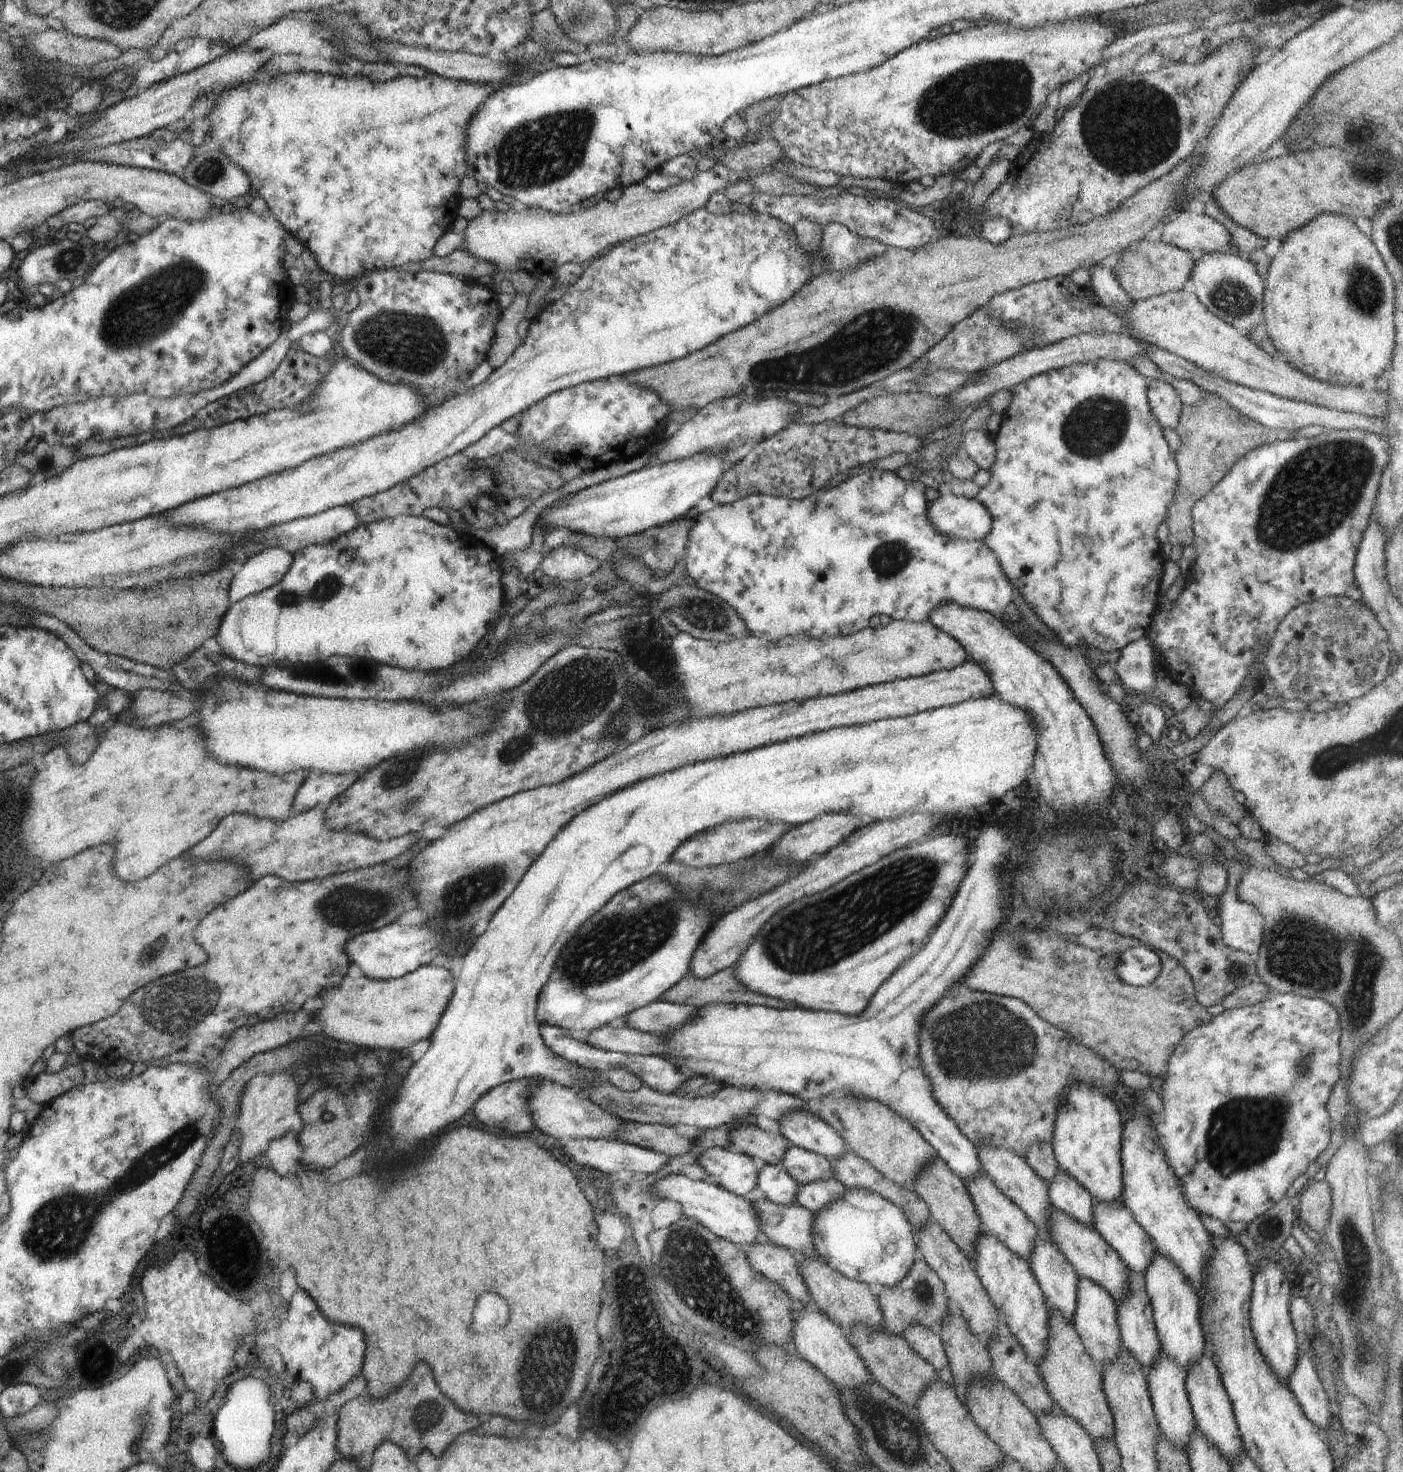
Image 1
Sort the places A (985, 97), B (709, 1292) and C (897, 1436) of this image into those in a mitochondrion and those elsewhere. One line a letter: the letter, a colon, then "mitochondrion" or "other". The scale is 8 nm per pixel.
A: mitochondrion
B: mitochondrion
C: mitochondrion

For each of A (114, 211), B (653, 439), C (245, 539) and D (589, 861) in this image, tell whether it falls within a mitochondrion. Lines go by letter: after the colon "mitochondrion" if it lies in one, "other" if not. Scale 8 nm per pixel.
A: other
B: other
C: other
D: other

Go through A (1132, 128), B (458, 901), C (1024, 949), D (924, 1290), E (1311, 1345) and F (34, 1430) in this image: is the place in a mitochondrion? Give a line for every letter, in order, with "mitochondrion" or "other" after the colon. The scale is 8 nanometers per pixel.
A: mitochondrion
B: mitochondrion
C: mitochondrion
D: mitochondrion
E: other
F: mitochondrion

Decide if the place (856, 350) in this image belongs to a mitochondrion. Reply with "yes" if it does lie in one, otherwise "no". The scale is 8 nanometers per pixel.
yes

